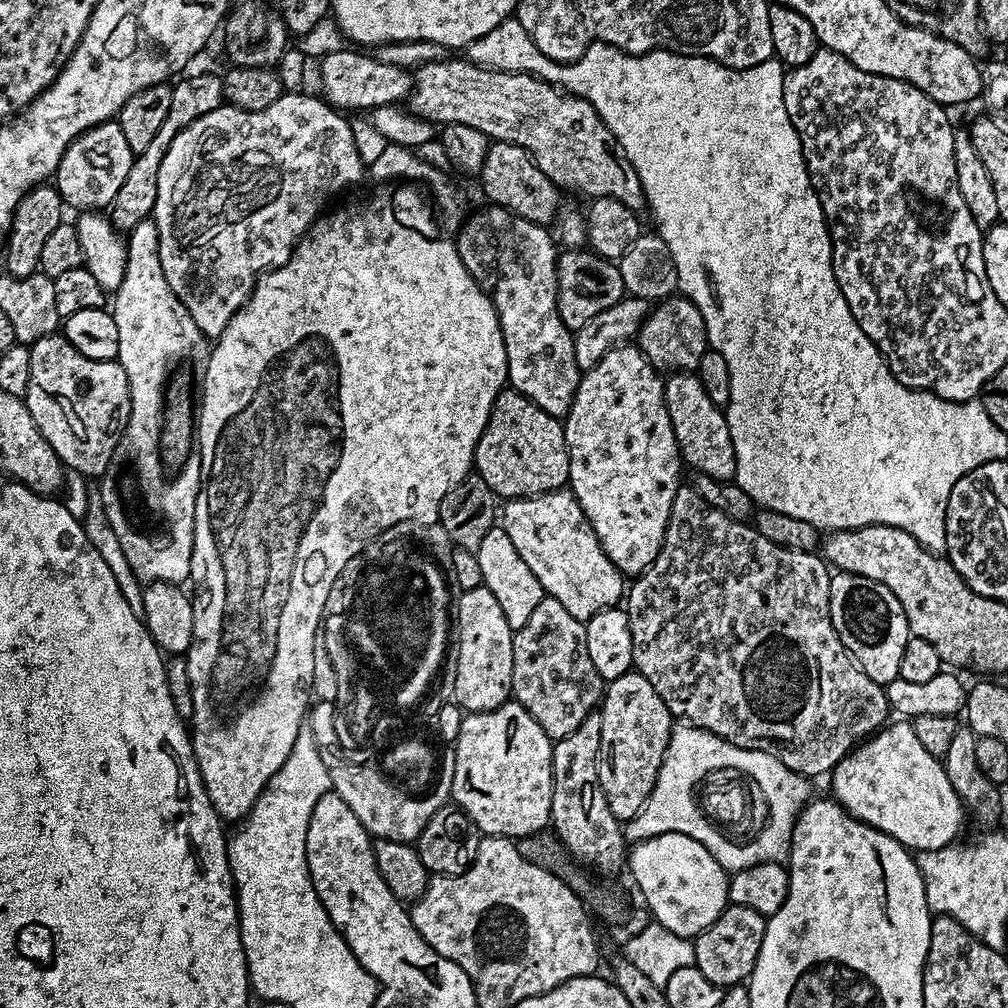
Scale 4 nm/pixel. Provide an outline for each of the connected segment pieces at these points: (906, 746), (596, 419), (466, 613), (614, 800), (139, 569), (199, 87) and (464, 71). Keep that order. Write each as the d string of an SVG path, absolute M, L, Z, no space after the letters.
M900 723L904 724L879 729L836 763L830 773L831 795L855 820L890 834L905 848L939 852L959 834L966 809L954 794L943 763L922 747L911 723Z
M631 343L621 344L618 348L612 348L600 359L598 366L594 366L589 372L581 375L580 385L574 394L574 402L570 406L567 416L563 417L562 423L564 425L566 446L570 454L570 474L568 475L570 490L576 495L576 500L582 506L582 510L586 514L586 518L590 522L590 526L594 530L602 550L606 550L610 562L614 562L614 566L617 570L623 572L625 577L635 578L640 573L645 572L654 562L656 555L660 553L660 547L664 541L666 526L670 518L670 506L674 502L674 494L682 486L682 480L680 480L682 461L678 450L678 442L674 438L674 426L670 426L670 414L666 410L664 380L661 373L657 372L648 359L640 353L640 349Z
M483 586L474 590L466 590L460 592L458 598L460 601L455 601L454 604L454 644L456 640L456 673L452 676L452 692L455 703L459 704L465 713L470 712L489 712L498 706L509 703L512 696L512 671L514 670L514 642L512 641L514 629L508 625L506 618L502 614L502 606L498 606L498 602L494 599L494 594L490 594L490 590Z
M635 670L622 674L622 678L611 681L605 687L602 707L599 712L600 755L598 757L598 771L600 785L606 794L606 802L617 820L627 822L639 814L645 802L648 801L652 787L656 785L656 776L660 773L660 764L668 749L668 740L672 737L674 717L672 711L666 706L666 702L658 694L658 690L654 690L654 686L650 686L650 682L646 682L646 678Z
M137 415L128 421L124 428L124 435L121 436L118 446L116 447L115 459L129 460L136 467L136 484L140 487L140 492L144 495L144 500L148 503L148 508L152 512L157 512L164 519L164 524L168 527L168 532L164 532L161 536L147 536L144 532L136 532L136 528L132 525L132 520L128 517L128 512L124 509L124 504L120 501L120 488L116 485L115 471L109 470L103 472L98 477L98 495L102 498L102 510L106 510L106 522L110 522L110 526L114 530L114 534L118 534L118 543L122 545L122 554L126 554L126 562L132 564L132 569L141 584L147 586L149 584L157 584L158 582L166 582L177 586L183 585L192 574L192 551L194 550L194 514L190 510L184 508L184 480L180 474L174 480L168 480L169 473L163 464L160 463L160 420L157 417L144 417Z
M200 72L197 76L185 75L172 84L172 97L170 98L170 110L166 113L166 119L158 129L158 135L146 146L146 150L135 153L130 174L126 174L126 182L122 182L122 190L112 199L110 205L110 219L115 228L131 230L135 224L149 219L158 198L158 166L162 166L162 158L166 150L170 150L170 142L190 122L202 118L202 114L210 114L210 110L221 107L225 103L224 81L219 75L212 72Z
M467 58L448 59L430 61L415 69L414 79L410 84L410 108L416 116L440 126L474 126L474 130L482 130L489 141L501 140L525 148L538 170L542 170L542 174L546 174L546 178L550 178L550 182L554 182L561 190L569 188L570 191L581 192L592 200L618 198L622 206L630 206L633 210L645 207L644 191L634 166L620 149L620 143L614 138L614 134L594 110L594 106L590 106L590 102L580 96L562 94L559 87L526 72L493 72L491 68L482 68Z

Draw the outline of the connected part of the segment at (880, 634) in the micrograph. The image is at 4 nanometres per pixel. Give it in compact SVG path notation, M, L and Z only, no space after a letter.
M836 572L830 582L830 618L846 650L855 658L858 666L862 666L862 670L874 678L874 682L886 686L900 679L898 665L902 662L902 653L906 650L910 633L898 598L894 598L886 586L858 574Z

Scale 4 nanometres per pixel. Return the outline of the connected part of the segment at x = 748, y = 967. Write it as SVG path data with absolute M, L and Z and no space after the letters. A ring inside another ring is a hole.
M729 904L718 919L706 931L695 937L695 967L710 982L719 988L731 988L733 984L744 984L749 979L756 965L758 954L762 950L762 938L766 917L750 906Z

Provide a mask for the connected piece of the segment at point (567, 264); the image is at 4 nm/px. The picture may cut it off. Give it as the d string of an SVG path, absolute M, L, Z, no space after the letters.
M566 248L557 255L558 314L563 324L573 332L581 329L595 315L616 305L625 295L621 270L615 261L604 260L594 252L582 248Z

